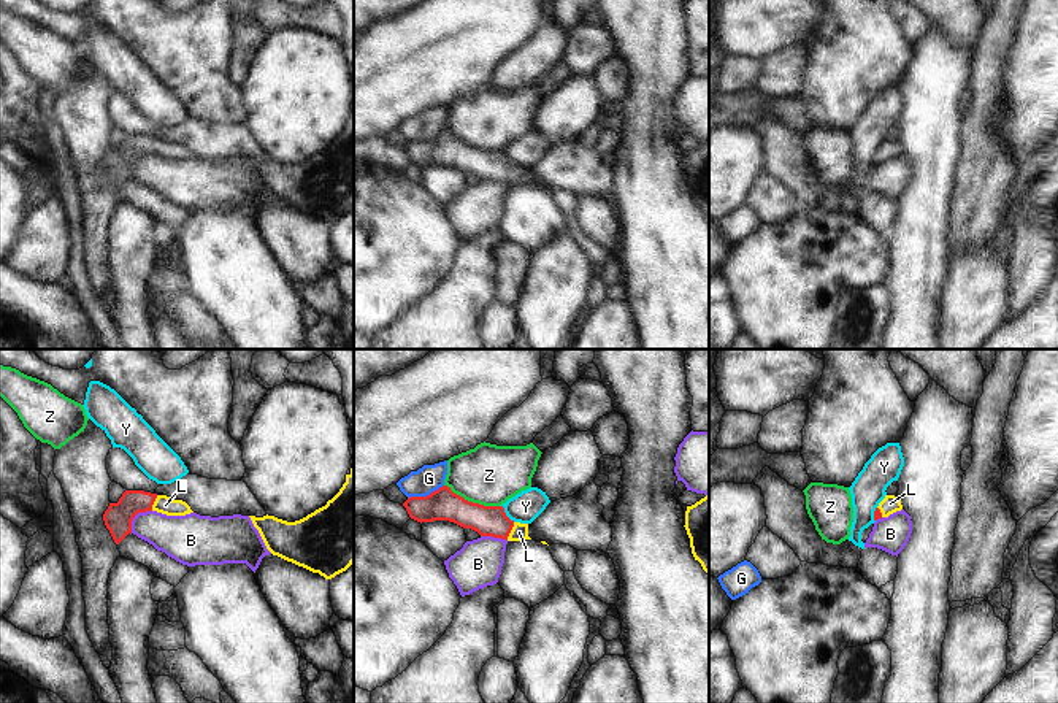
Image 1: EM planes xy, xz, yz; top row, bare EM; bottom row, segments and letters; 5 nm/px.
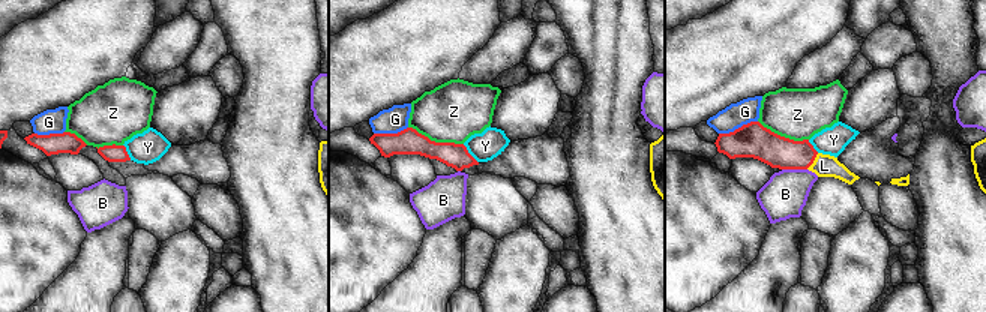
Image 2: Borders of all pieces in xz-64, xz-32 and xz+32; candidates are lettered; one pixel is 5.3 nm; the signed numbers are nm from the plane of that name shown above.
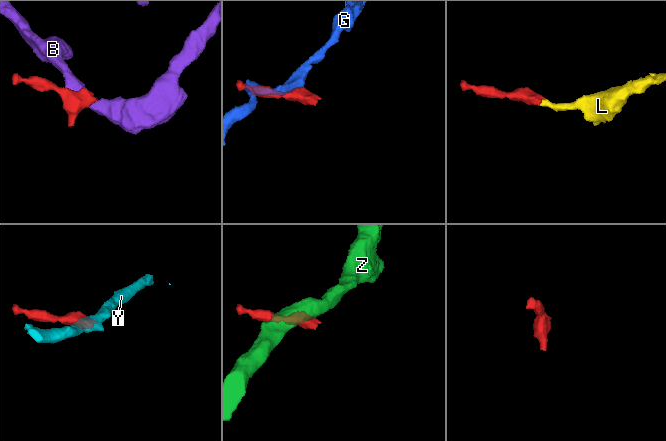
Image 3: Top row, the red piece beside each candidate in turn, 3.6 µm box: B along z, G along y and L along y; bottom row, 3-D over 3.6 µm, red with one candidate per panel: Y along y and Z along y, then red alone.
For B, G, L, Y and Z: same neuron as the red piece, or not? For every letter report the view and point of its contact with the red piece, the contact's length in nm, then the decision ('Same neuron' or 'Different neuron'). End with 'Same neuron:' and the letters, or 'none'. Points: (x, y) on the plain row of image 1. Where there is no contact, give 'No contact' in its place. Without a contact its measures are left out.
B: Touches red at xy (135, 159). Shared border 160 nm. Different neuron
G: Touches red at xz (427, 140). Shared border 200 nm. Different neuron
L: Touches red at xz (511, 173). Shared border 100 nm. Same neuron
Y: Touches red at xz (505, 159). Shared border 110 nm. Different neuron
Z: Touches red at xz (471, 146). Shared border 300 nm. Different neuron
Same neuron: L.

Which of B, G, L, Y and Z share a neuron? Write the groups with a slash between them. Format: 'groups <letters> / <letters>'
groups B / G / L / Y / Z

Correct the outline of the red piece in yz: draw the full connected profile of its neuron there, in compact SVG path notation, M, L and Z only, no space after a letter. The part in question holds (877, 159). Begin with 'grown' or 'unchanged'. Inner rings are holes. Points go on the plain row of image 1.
grown; M885 140L885 143L879 148L879 151L874 156L874 165L888 162L890 159L901 156L901 143L895 140Z

